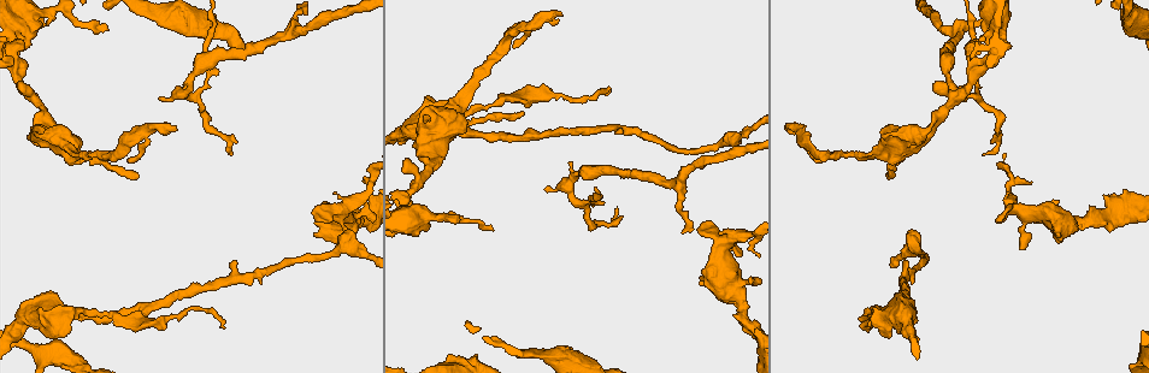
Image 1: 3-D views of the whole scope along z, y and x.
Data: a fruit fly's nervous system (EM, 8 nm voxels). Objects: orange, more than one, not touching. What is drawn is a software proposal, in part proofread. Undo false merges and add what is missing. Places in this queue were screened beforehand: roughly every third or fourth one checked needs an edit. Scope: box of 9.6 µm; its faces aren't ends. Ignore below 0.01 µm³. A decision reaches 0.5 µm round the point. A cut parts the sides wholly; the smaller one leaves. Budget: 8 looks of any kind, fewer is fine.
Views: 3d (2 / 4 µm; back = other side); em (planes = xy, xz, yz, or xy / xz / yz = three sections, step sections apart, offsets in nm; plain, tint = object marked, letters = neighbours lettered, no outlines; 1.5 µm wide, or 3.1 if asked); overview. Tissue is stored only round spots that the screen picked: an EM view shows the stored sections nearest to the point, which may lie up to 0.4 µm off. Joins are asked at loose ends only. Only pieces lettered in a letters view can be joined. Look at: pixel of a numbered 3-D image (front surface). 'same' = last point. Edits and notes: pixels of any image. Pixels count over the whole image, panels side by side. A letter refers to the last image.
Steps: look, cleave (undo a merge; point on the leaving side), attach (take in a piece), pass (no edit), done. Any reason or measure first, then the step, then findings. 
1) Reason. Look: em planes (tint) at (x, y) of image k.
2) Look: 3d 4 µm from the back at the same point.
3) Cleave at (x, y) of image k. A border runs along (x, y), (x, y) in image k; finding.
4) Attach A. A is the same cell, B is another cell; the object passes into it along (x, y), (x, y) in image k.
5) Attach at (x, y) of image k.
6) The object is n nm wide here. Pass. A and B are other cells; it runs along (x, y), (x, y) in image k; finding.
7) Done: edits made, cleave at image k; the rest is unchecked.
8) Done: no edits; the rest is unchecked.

Free end. Look: em planes (letters) at (1019, 247) of image 1.

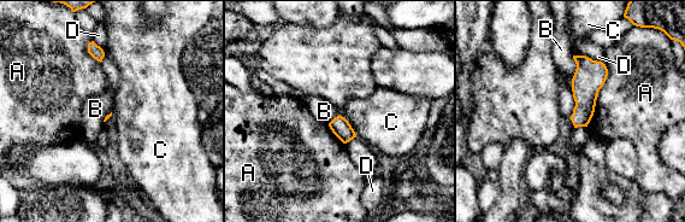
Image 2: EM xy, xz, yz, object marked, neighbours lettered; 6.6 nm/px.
The longest contact is with A, 460 nm. Pass. A, B, C and D are other cells; none of them fits.

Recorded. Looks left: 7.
Abrupt turn. Look: em planes (letters) at (292, 32) of image 1.

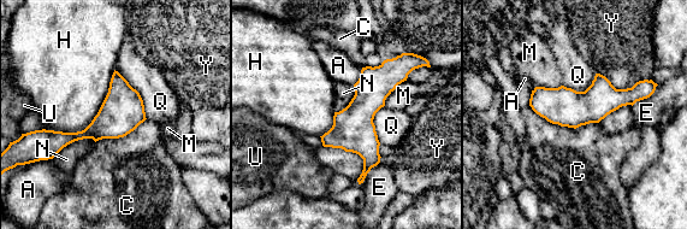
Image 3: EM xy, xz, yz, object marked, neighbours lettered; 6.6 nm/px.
Pass. A, C, E, H, M, N, Q, U and Y are other cells; it runs along (651, 87), (596, 103), (532, 103) in image 3; continuous, no second neuron.

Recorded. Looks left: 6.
An open end. Look: 3d 2 µm from the back at (491, 230) of image 1.

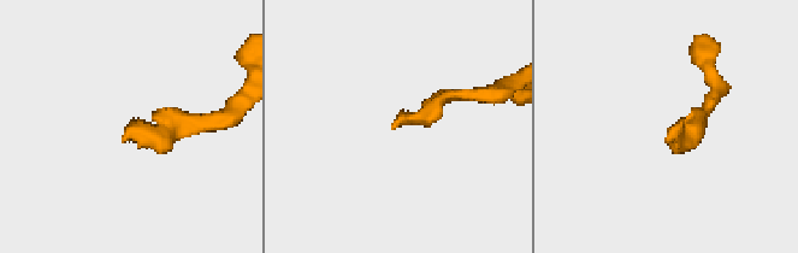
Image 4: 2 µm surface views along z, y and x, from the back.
Now the EM. Look: em xz step 4 (letters) at (670, 129) of image 4.

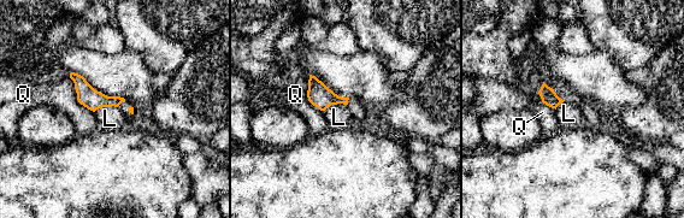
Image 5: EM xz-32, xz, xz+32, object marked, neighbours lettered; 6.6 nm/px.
Look: em planes (letters) at the same point.

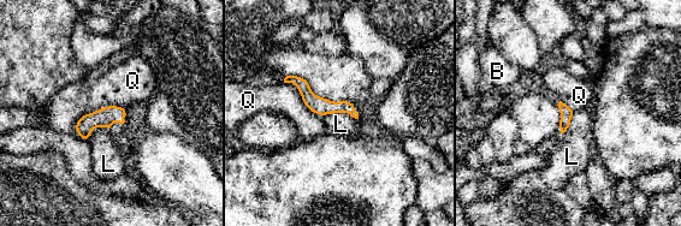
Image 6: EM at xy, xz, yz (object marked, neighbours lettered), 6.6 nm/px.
Pass. B, L and Q are other cells; it runs along (288, 79), (320, 106), (355, 114) in image 6; none of them fits.

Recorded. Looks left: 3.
Done: no edits; the rest is unchecked.

